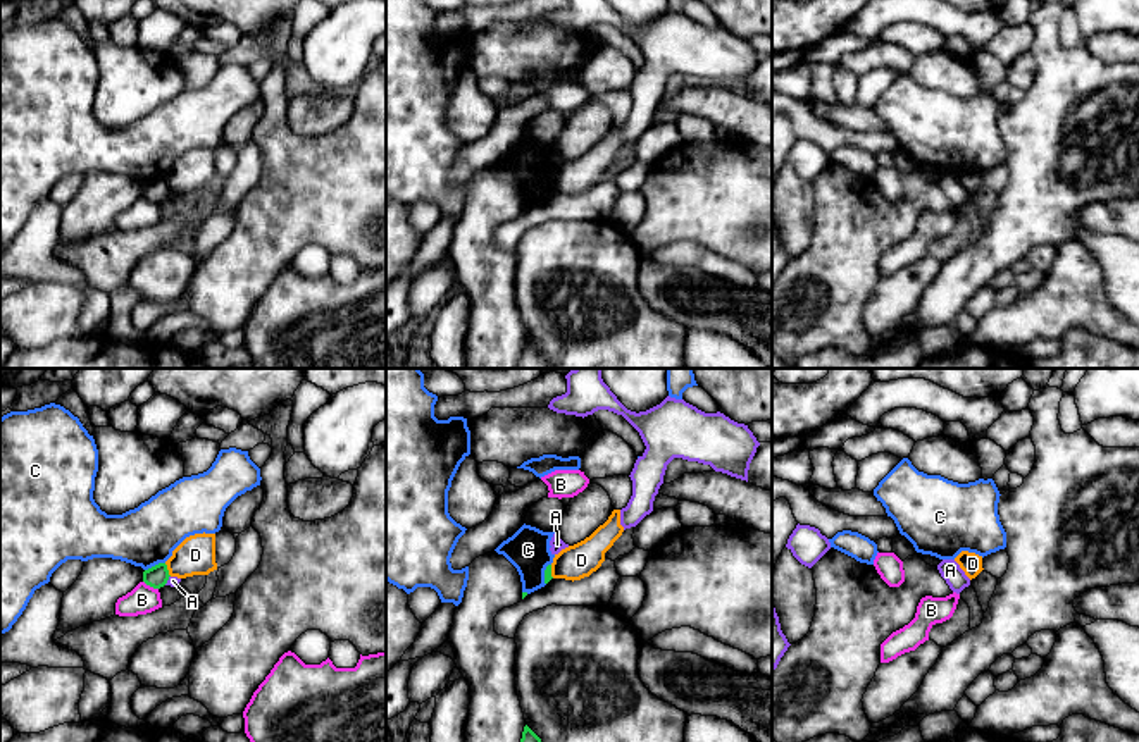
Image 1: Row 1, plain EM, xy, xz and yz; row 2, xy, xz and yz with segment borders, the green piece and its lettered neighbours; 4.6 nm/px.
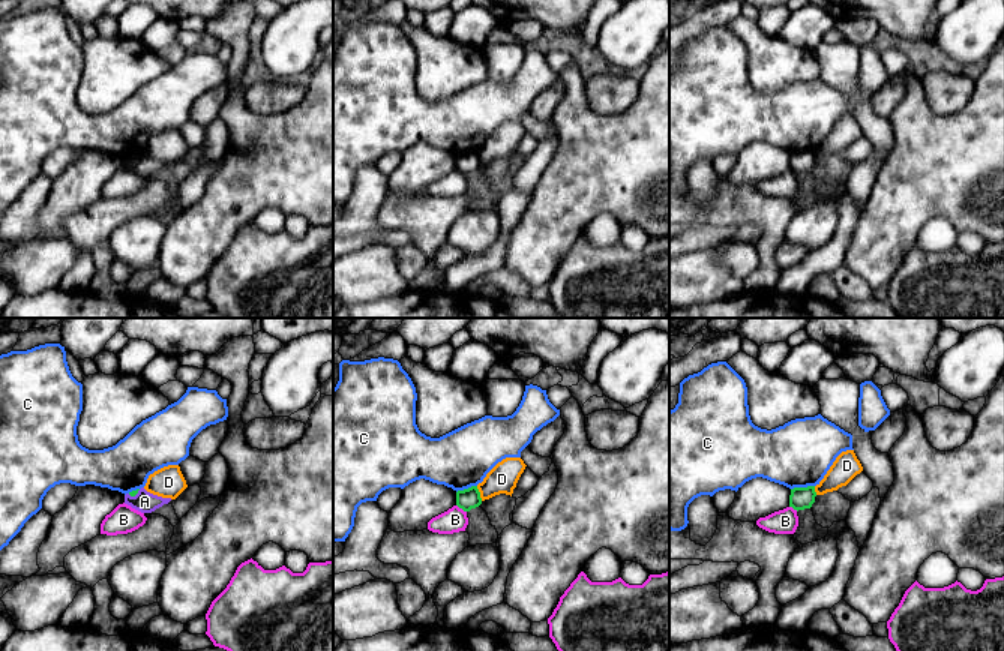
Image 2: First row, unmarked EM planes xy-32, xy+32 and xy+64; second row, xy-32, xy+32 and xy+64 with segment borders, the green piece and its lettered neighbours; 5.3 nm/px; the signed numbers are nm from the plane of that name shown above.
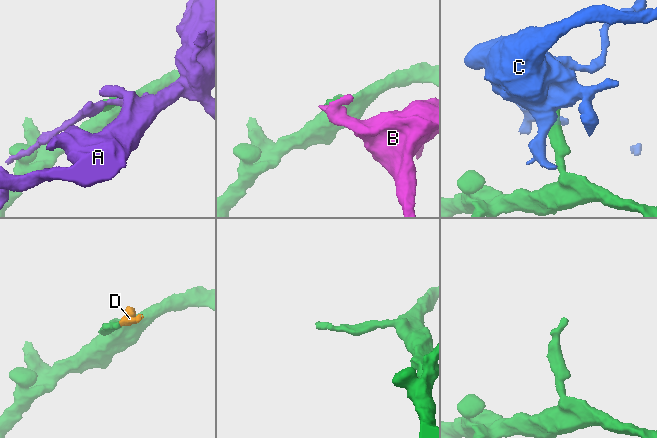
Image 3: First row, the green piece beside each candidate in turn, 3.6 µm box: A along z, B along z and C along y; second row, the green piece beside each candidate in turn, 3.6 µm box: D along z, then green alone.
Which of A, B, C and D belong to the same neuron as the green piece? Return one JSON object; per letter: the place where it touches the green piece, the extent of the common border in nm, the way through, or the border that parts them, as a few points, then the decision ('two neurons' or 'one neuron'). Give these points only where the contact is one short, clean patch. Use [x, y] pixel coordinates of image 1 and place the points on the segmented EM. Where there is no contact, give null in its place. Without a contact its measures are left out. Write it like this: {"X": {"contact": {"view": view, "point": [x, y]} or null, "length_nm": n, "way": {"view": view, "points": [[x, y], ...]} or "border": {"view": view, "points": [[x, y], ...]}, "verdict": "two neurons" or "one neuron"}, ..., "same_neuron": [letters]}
{"A": {"contact": {"view": "xy", "point": [168, 579]}, "length_nm": 50, "verdict": "two neurons"}, "B": {"contact": {"view": "xy", "point": [150, 586]}, "length_nm": 80, "verdict": "two neurons"}, "C": {"contact": {"view": "xy", "point": [154, 567]}, "length_nm": 100, "verdict": "two neurons"}, "D": {"contact": {"view": "xy", "point": [168, 570]}, "length_nm": 70, "border": {"view": "xy", "points": [[164, 563], [171, 575]]}, "verdict": "two neurons"}, "same_neuron": []}

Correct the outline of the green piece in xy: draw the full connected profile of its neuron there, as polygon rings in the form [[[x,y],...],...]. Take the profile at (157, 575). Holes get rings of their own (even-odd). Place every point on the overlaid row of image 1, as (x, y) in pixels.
[[[159,563],[148,570],[143,572],[143,582],[153,589],[160,589],[169,580],[169,570],[165,563]]]

